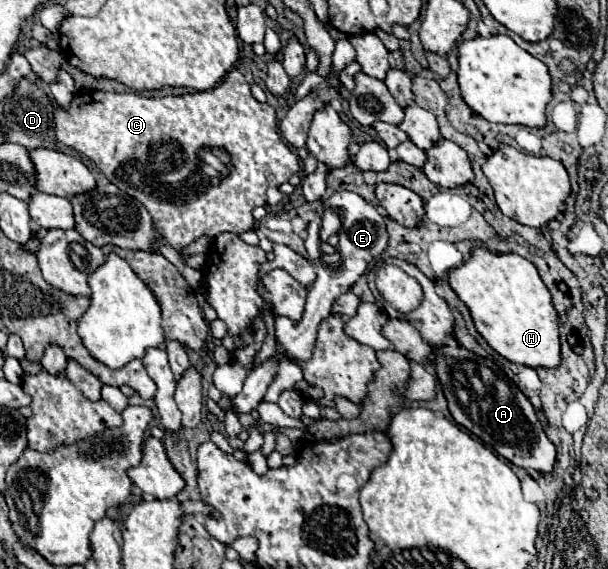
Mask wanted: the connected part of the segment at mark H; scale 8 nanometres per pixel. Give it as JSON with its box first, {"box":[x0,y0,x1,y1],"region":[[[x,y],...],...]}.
{"box":[449,247,561,367],"region":[[[475,247],[469,259],[449,271],[449,285],[457,293],[471,313],[471,319],[481,337],[505,359],[527,367],[557,367],[561,361],[561,345],[557,331],[557,313],[551,303],[551,295],[541,281],[535,265],[515,253],[493,253],[485,247]]]}

